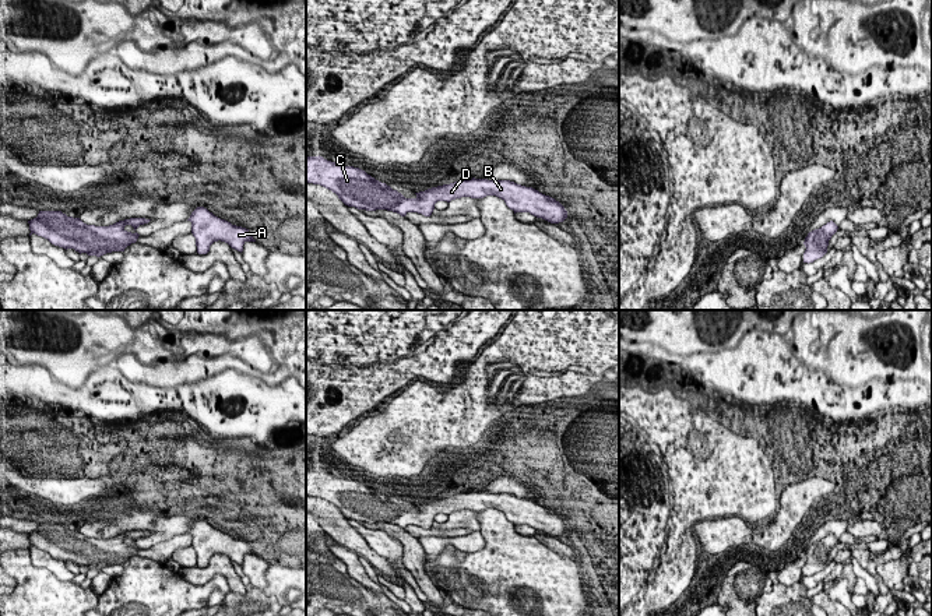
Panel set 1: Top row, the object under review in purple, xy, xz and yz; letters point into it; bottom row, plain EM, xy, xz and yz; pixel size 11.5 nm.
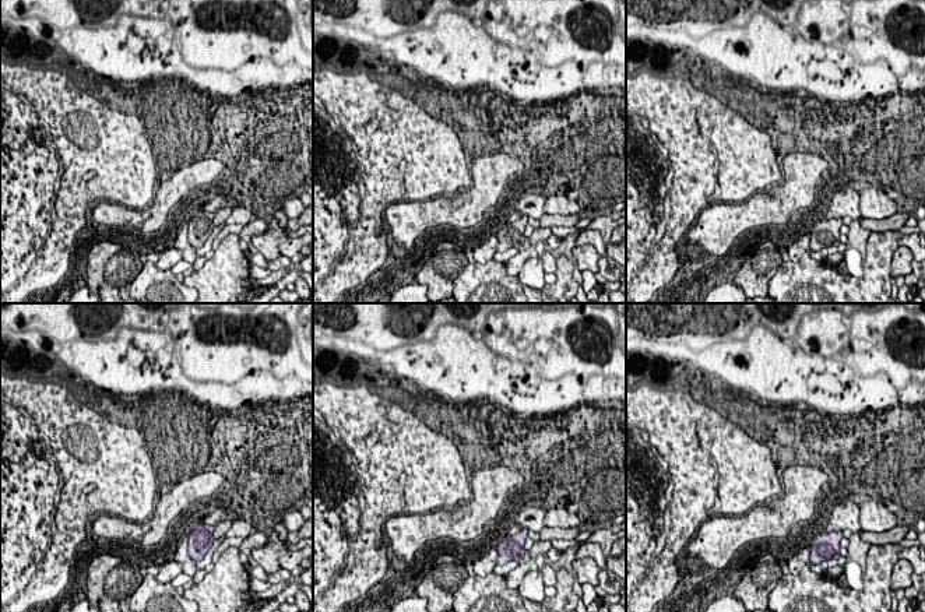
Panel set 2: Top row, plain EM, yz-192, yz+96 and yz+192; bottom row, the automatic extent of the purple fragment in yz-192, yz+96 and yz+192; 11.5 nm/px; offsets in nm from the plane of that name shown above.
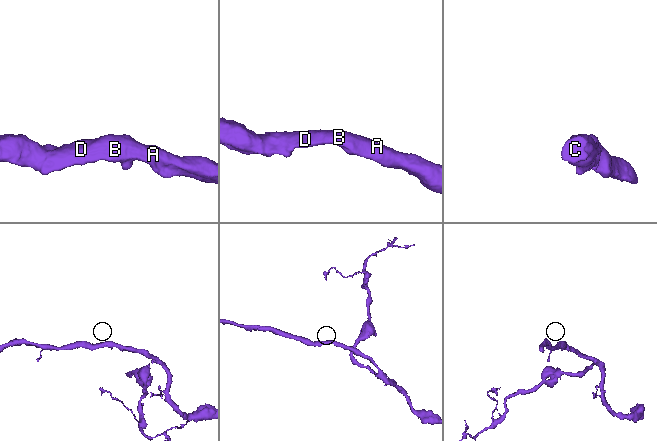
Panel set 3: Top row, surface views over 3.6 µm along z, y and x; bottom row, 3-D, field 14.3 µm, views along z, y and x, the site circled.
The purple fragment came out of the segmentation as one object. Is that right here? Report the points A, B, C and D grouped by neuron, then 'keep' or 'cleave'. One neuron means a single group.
groups A B C D; keep

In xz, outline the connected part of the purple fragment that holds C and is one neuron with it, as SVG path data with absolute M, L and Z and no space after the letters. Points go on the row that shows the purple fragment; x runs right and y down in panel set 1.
M306 156L306 183L320 184L338 196L338 198L348 207L358 210L376 211L387 210L405 217L408 212L418 212L430 217L437 201L447 201L471 197L483 198L486 196L496 196L502 198L506 205L516 212L530 212L537 218L542 218L551 223L563 222L567 218L567 211L555 198L539 193L532 187L525 187L510 180L488 180L488 179L468 179L458 180L450 184L428 189L415 193L415 198L405 198L397 190L393 190L386 183L381 183L367 175L365 170L354 166L344 166L340 162L331 162L323 156Z

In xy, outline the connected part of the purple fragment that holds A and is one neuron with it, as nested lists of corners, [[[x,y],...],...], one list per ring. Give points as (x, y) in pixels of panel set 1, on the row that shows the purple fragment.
[[[197,207],[187,221],[191,222],[191,233],[196,237],[198,254],[207,254],[210,246],[218,240],[228,243],[240,253],[246,242],[256,242],[249,229],[232,225],[204,207]]]

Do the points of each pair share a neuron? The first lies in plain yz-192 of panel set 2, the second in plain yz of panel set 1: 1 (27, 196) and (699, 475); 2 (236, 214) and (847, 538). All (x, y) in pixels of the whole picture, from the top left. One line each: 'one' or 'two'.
1: one
2: two

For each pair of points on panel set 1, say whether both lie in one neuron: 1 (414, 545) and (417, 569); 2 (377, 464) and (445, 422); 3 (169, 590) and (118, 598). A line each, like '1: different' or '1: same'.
1: same
2: same
3: same

